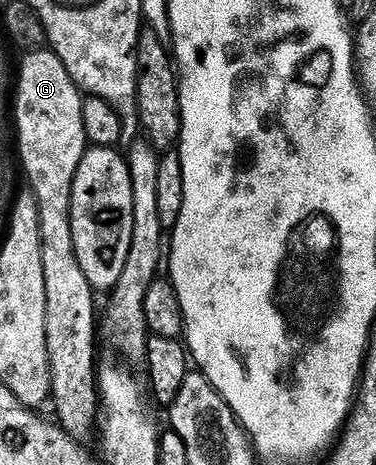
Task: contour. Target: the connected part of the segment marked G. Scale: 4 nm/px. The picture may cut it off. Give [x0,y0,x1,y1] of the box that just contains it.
[17,48,99,439]

